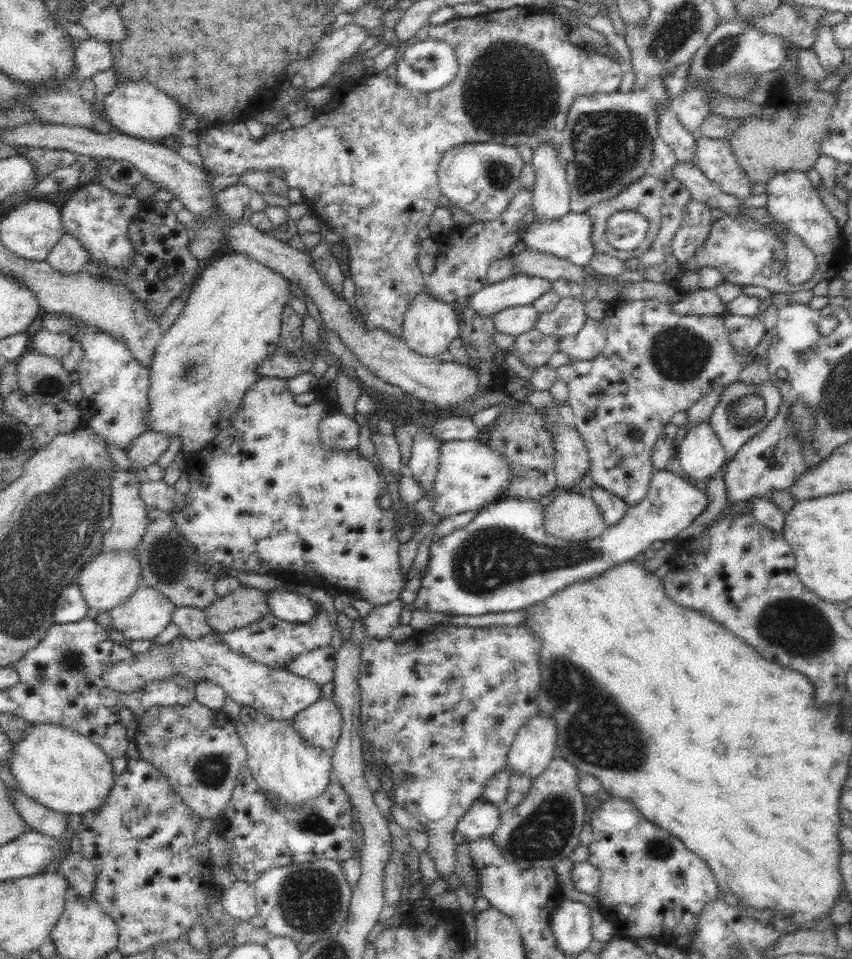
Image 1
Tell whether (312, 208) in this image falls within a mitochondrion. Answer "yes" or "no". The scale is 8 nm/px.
no

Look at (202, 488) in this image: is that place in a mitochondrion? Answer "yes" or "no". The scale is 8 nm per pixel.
no

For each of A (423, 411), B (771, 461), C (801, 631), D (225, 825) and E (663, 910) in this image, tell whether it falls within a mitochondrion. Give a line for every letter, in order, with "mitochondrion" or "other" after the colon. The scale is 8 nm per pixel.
A: other
B: other
C: mitochondrion
D: other
E: other

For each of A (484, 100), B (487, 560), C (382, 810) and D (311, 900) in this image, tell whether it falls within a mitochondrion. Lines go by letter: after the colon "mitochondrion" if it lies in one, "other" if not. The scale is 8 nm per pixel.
A: mitochondrion
B: mitochondrion
C: other
D: mitochondrion

